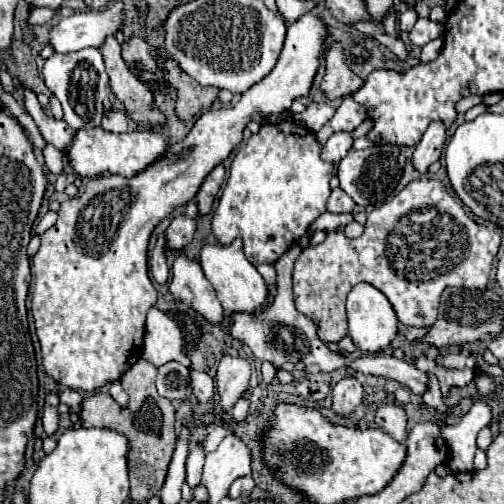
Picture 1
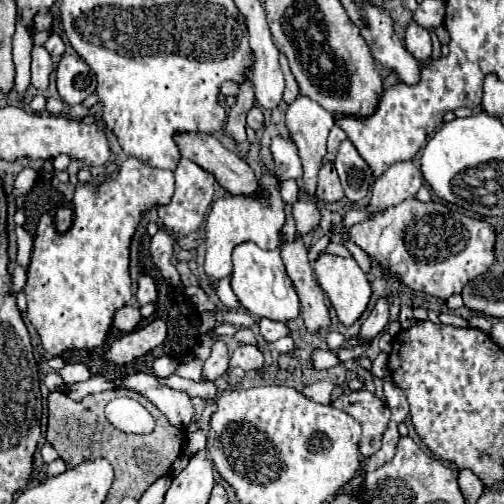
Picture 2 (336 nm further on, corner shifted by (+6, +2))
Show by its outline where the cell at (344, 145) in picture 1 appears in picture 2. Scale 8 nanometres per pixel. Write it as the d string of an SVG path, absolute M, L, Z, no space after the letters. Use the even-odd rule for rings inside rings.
M275 136L271 138L271 154L273 154L273 172L279 178L279 182L293 178L293 180L301 180L303 178L303 164L301 164L301 156L299 156L299 148L295 146L295 142L289 138L281 138Z

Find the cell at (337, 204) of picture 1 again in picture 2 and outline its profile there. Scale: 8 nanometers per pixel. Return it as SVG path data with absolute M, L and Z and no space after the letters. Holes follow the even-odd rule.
M325 164L319 170L319 176L317 178L319 178L317 180L317 200L319 202L333 204L333 202L337 202L337 200L341 200L345 196L333 164Z

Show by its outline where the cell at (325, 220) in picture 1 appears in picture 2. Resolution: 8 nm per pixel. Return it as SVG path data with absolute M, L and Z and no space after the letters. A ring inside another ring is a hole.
M305 200L305 202L297 202L295 204L295 224L297 224L297 234L305 236L311 230L315 230L321 222L321 214L319 214L319 206L313 200Z

